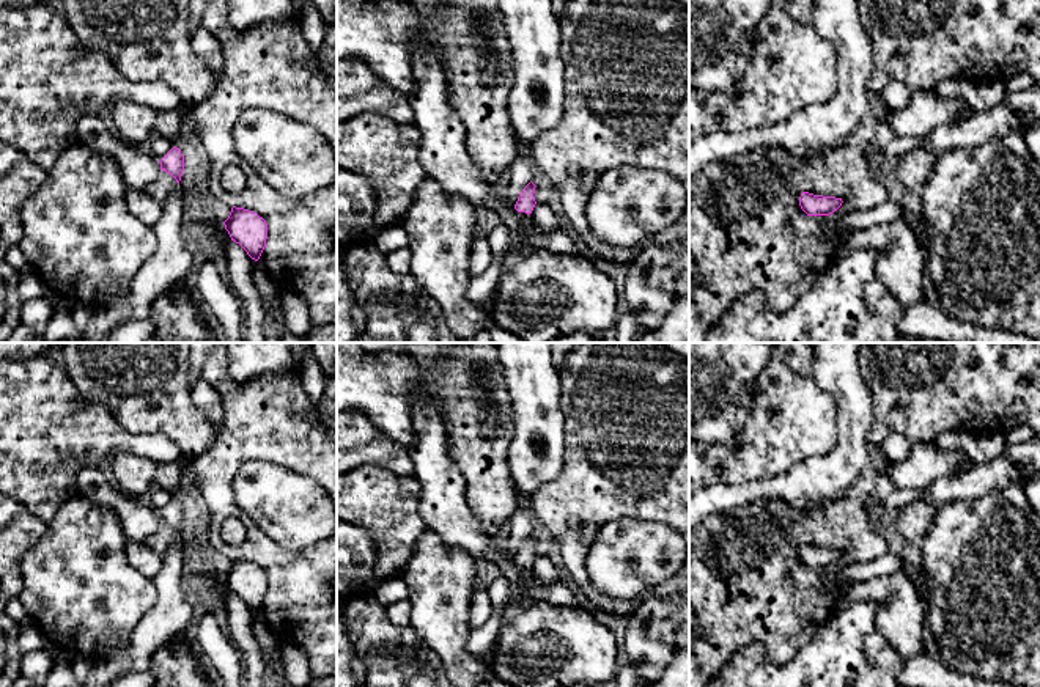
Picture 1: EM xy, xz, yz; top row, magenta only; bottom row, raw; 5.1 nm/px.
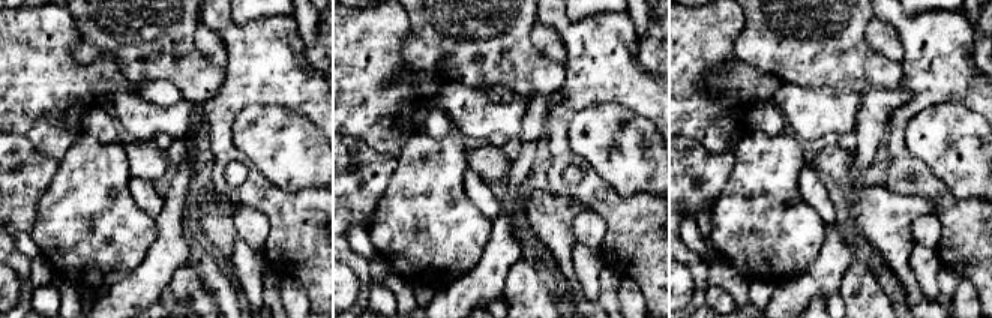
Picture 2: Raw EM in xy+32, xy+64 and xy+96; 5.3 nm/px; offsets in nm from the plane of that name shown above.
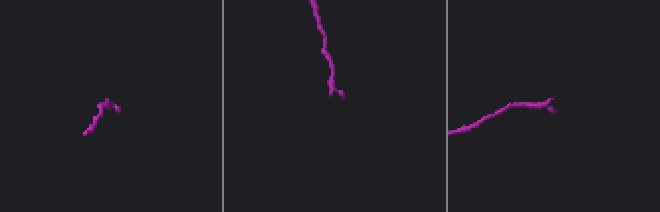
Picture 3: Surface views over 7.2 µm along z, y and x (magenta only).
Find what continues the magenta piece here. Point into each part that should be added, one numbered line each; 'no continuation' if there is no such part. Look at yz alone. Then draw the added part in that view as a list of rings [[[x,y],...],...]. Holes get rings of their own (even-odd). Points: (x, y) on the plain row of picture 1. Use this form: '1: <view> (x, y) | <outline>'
no continuation

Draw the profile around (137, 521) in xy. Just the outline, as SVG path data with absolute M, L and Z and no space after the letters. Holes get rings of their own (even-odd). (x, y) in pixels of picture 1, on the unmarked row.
M105 467L83 468L77 476L77 489L91 503L112 509L127 539L145 542L160 525L160 514L123 494Z

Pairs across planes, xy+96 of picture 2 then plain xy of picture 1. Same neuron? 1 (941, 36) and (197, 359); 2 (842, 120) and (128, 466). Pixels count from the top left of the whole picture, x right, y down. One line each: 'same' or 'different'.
1: different
2: same

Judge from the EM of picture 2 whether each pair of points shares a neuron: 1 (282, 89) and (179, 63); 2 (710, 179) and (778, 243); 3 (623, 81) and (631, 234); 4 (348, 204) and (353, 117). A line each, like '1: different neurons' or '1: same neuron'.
1: different neurons
2: different neurons
3: same neuron
4: different neurons

